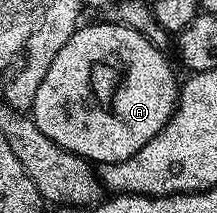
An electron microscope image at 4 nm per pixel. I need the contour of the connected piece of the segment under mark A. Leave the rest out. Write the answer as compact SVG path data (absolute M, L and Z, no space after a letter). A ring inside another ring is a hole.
M101 23L90 24L87 28L86 25L79 27L78 31L72 34L72 38L68 38L68 46L64 46L64 50L60 50L60 54L56 54L52 66L48 66L48 74L44 74L44 82L40 82L40 90L36 90L32 109L32 119L36 122L36 126L40 126L40 130L44 134L48 134L48 138L52 138L52 142L56 142L61 148L72 154L83 156L85 160L98 166L124 162L124 158L132 158L132 154L136 154L136 150L140 150L140 146L152 142L152 138L156 138L156 134L160 134L162 127L172 118L174 108L178 104L180 91L179 81L174 81L174 72L170 69L169 62L166 61L167 53L163 49L152 46L152 42L148 42L148 38L144 38L144 34L132 30L127 24Z

